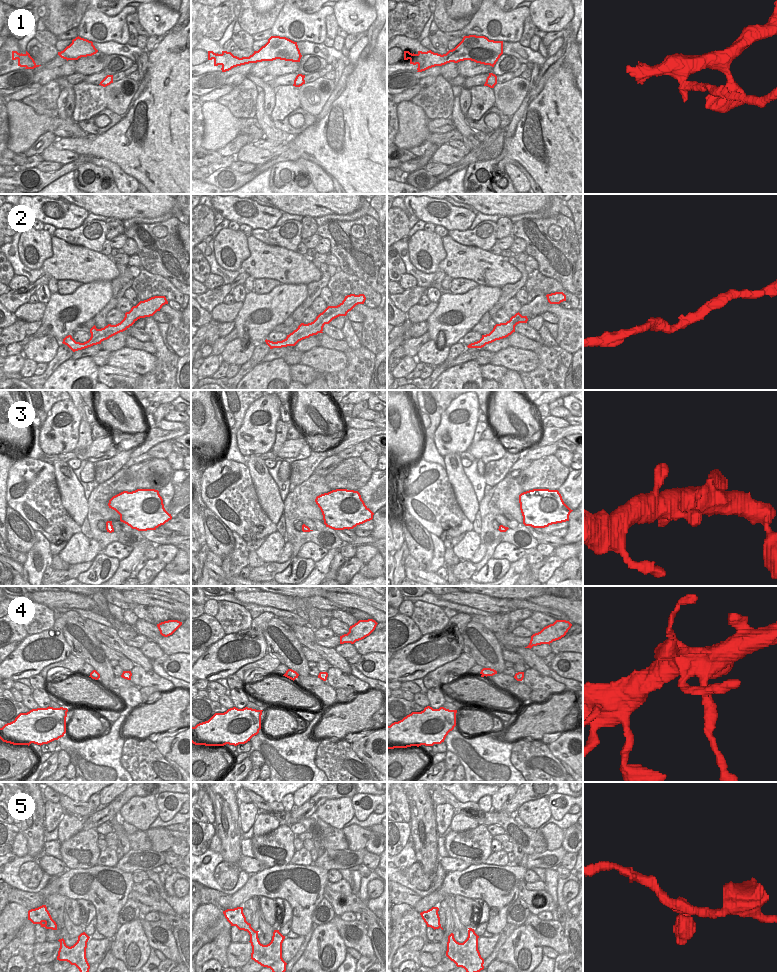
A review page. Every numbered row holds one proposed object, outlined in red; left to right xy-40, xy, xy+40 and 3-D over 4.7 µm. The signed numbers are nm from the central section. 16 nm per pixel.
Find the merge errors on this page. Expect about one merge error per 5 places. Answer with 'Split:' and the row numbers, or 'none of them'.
Split: 1

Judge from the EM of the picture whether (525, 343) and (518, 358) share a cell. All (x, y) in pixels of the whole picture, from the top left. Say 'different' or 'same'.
different

